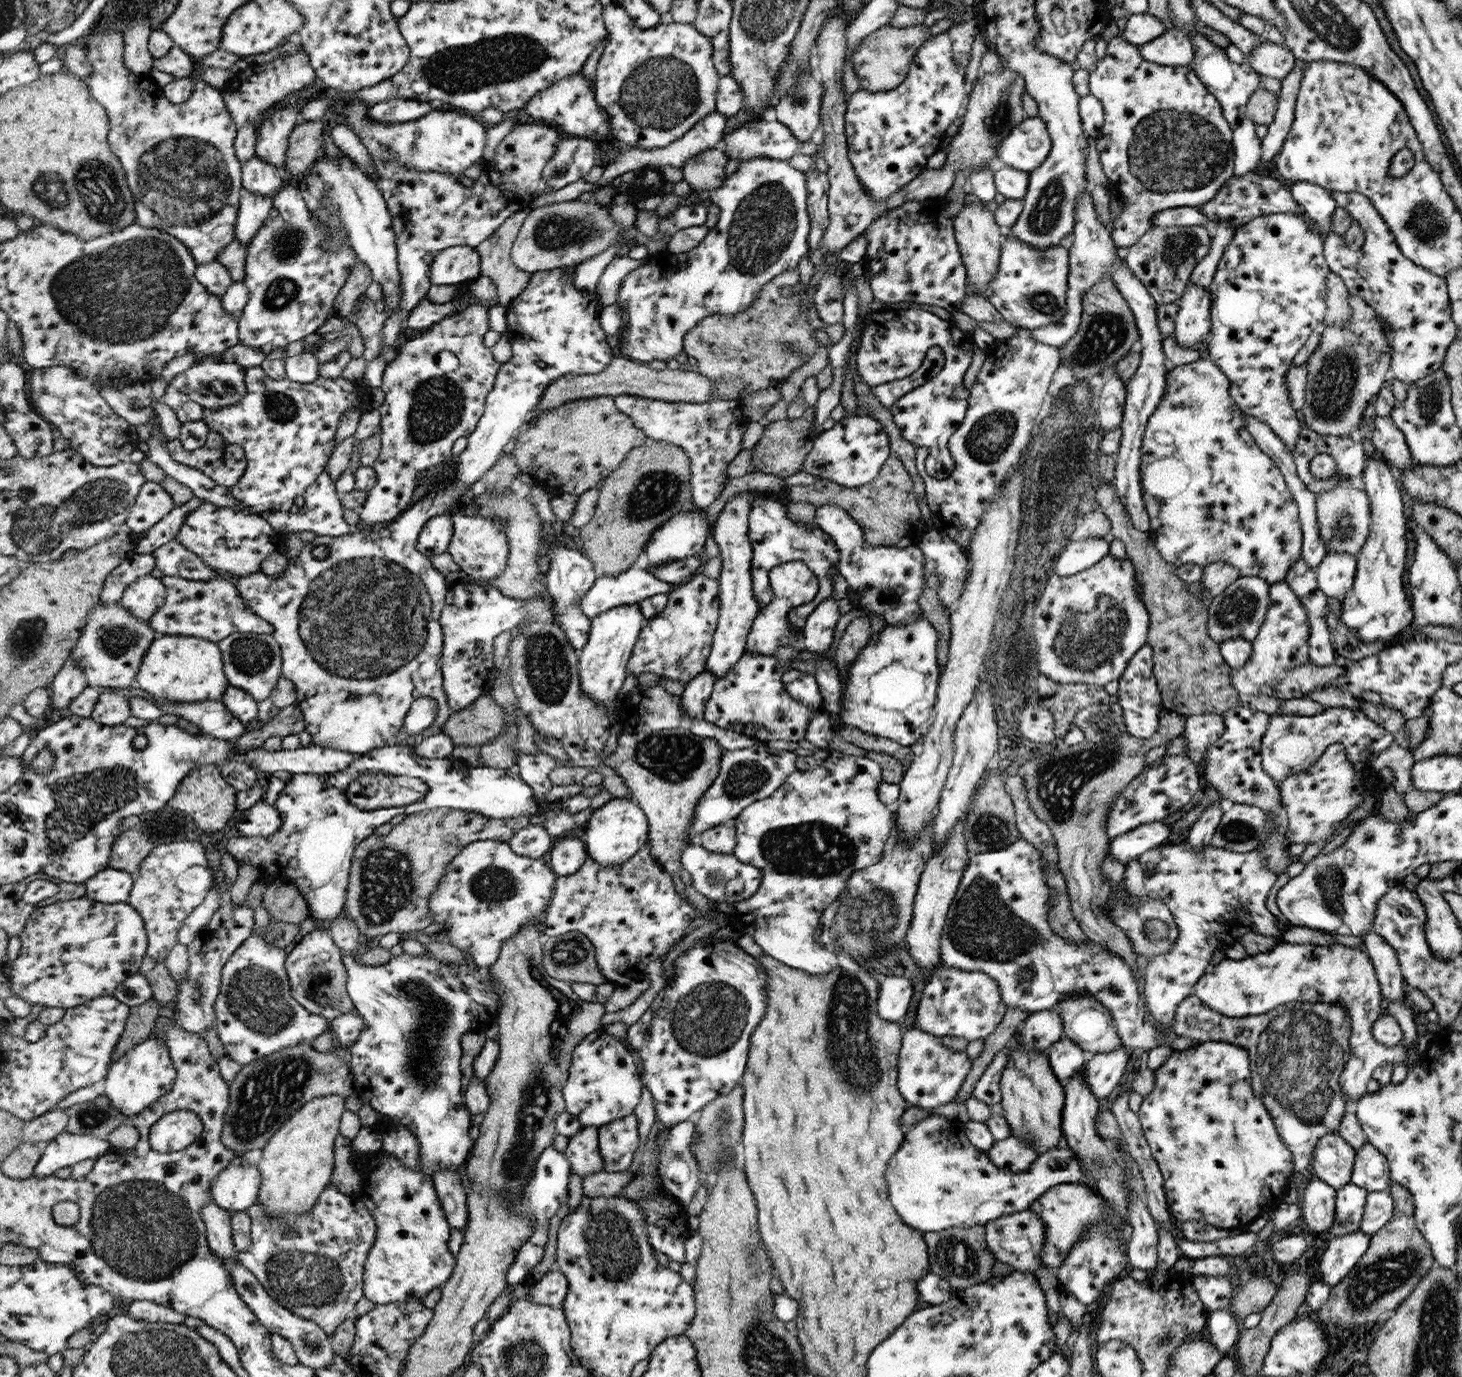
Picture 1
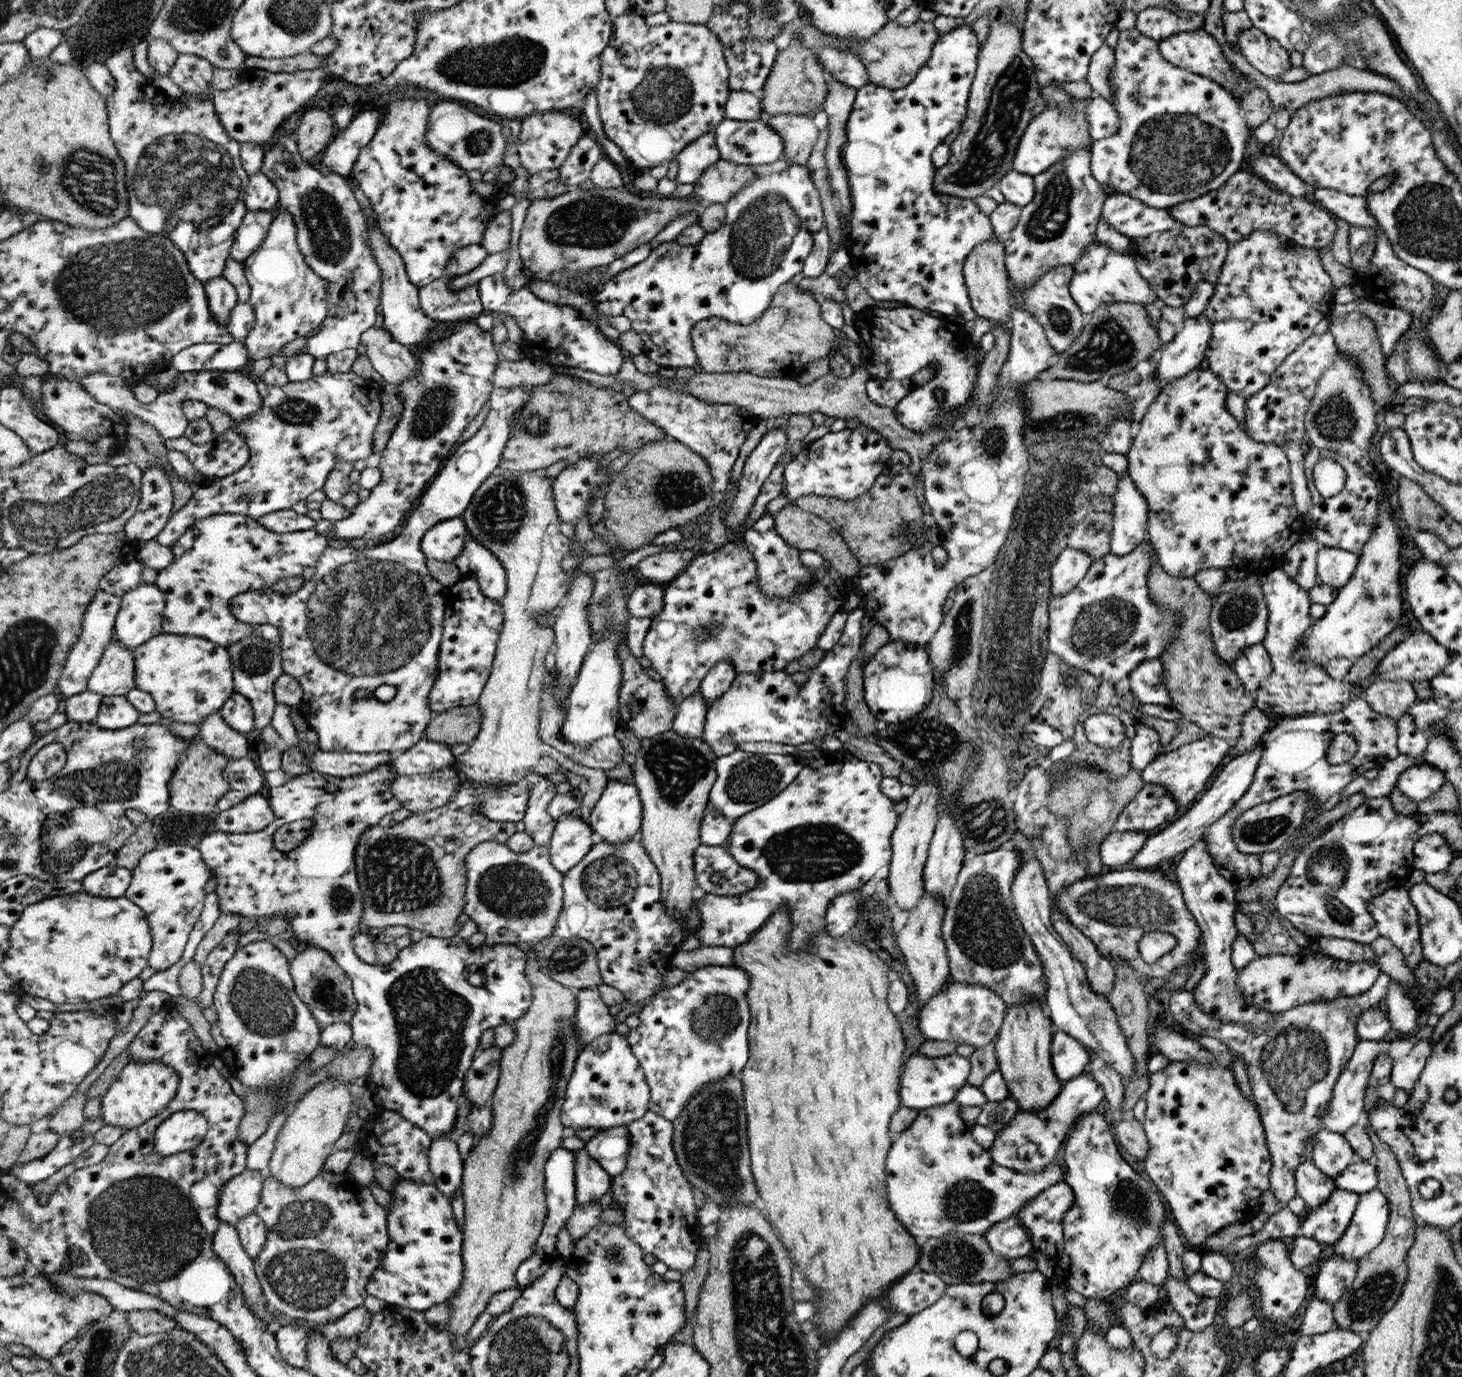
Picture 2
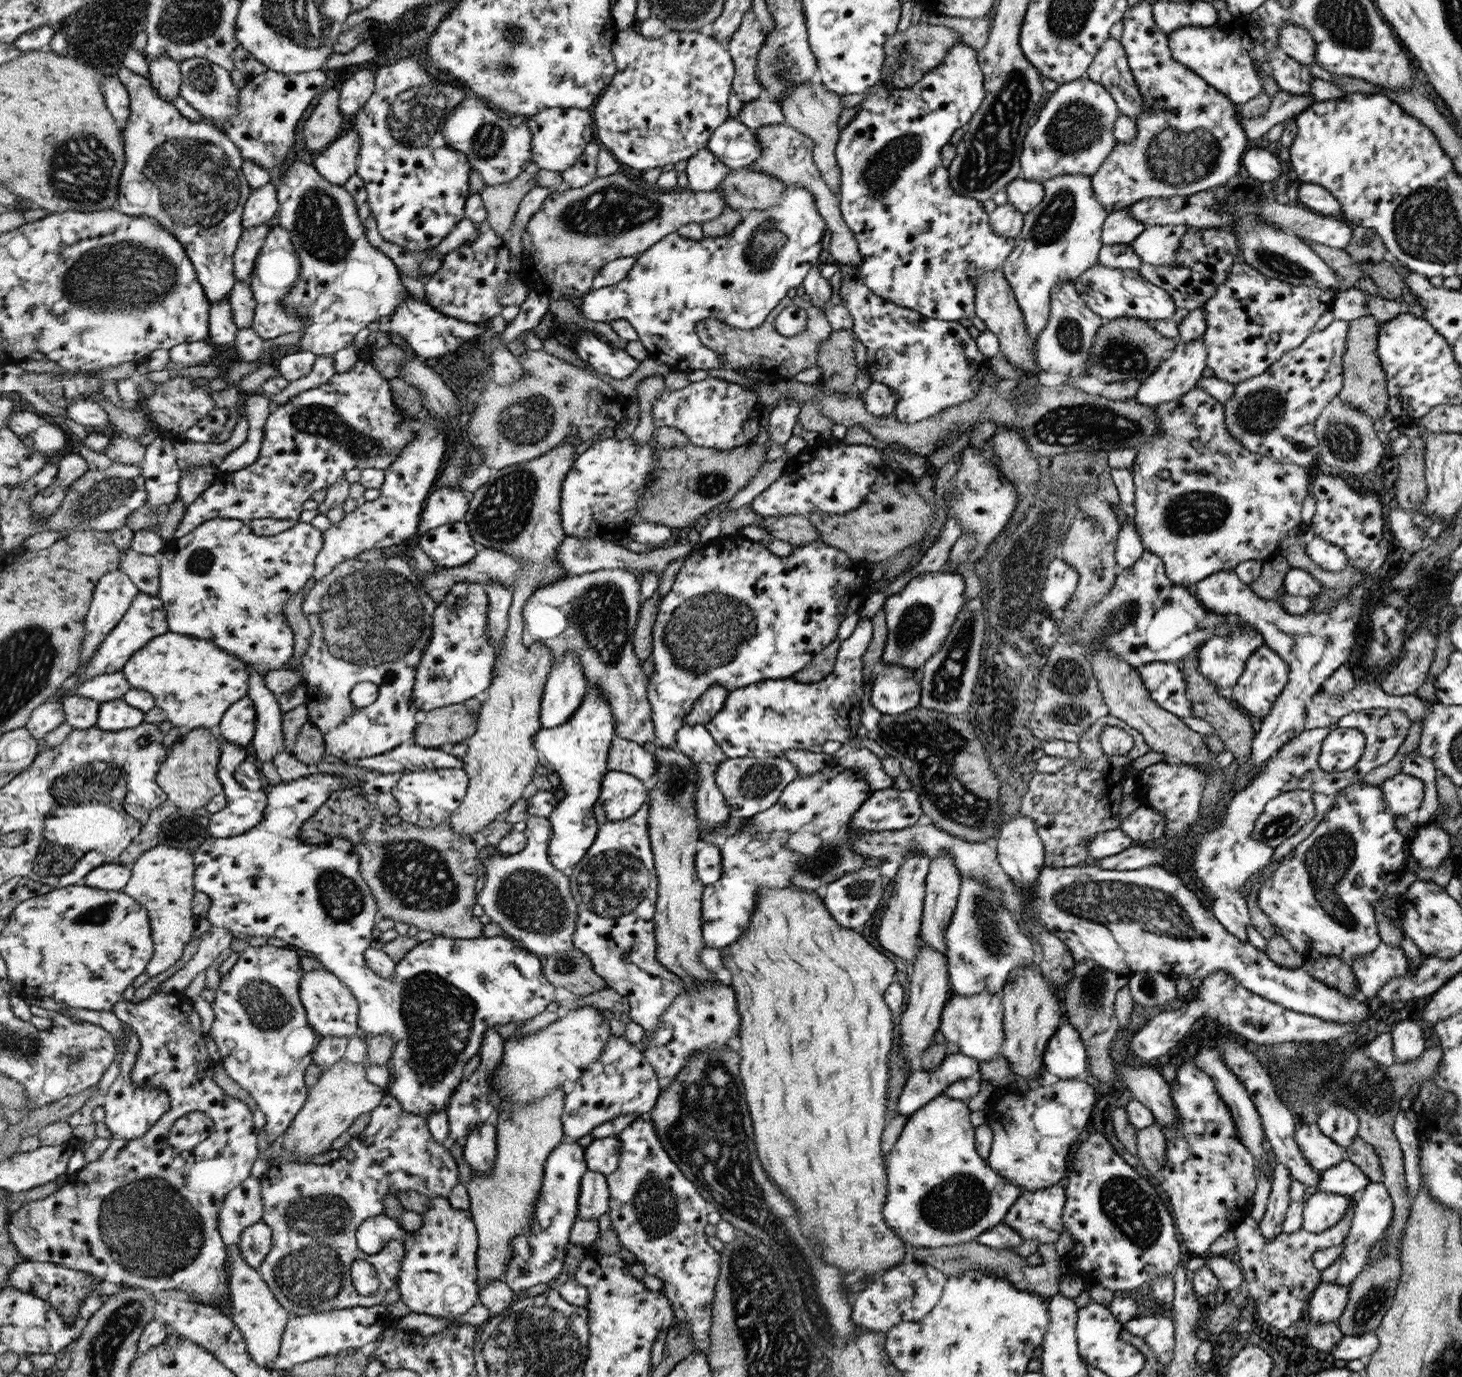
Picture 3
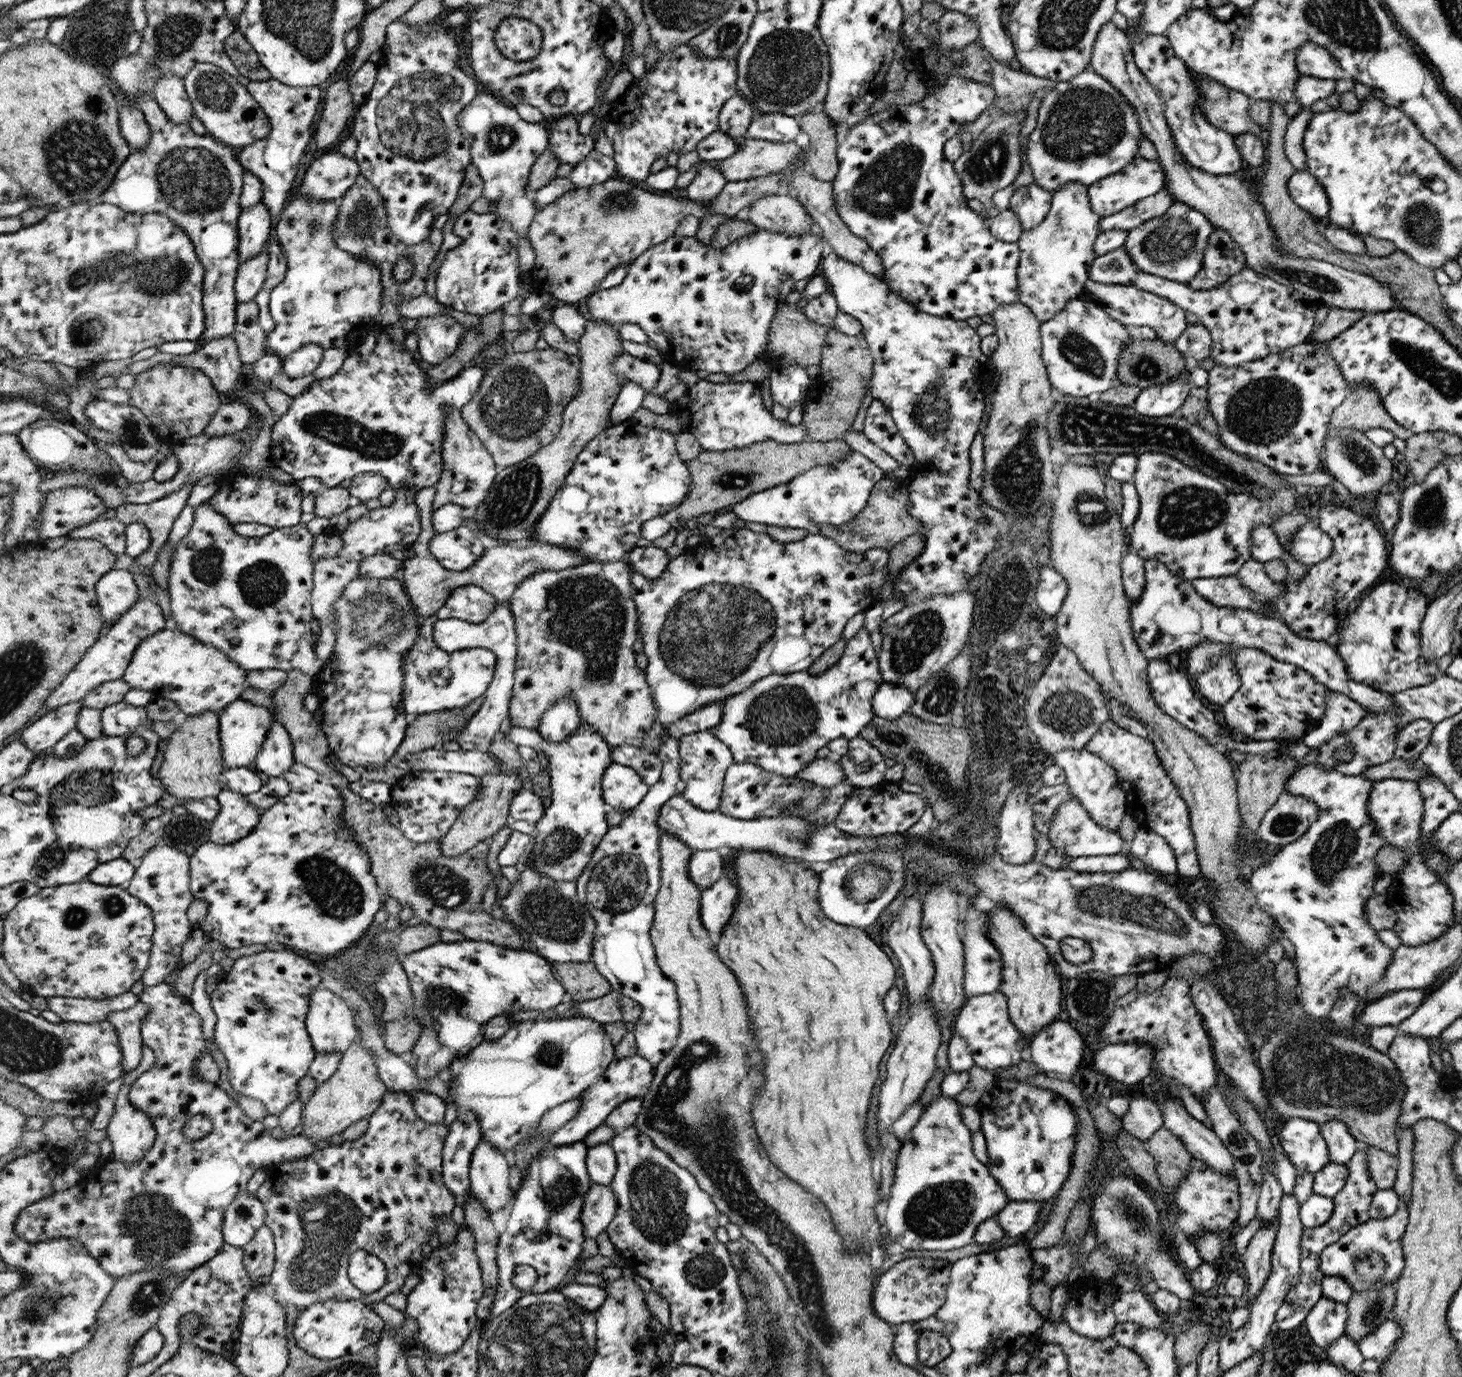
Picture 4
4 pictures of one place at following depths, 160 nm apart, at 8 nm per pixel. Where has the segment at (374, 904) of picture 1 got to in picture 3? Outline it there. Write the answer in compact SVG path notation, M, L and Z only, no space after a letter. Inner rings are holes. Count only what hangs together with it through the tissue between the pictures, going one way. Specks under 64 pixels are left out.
M344 788L330 794L326 804L322 804L316 814L304 822L298 836L302 842L309 845L321 844L334 837L346 838L353 843L361 861L361 874L365 877L365 882L369 884L380 907L380 912L377 913L379 921L381 918L390 918L394 922L413 924L420 930L430 930L436 937L473 939L483 936L482 930L484 930L484 925L472 914L472 906L476 904L474 886L478 882L476 874L478 848L480 850L486 846L496 848L510 832L513 832L513 825L506 822L503 817L491 822L480 832L468 836L457 834L450 822L443 822L436 828L422 828L412 822L404 821L392 825L365 796L359 795L354 789Z

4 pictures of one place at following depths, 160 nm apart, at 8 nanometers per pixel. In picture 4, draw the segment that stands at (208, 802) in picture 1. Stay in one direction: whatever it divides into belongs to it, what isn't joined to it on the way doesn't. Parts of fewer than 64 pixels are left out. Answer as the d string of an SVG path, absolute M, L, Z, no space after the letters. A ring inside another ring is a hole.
M210 711L183 717L179 721L177 732L169 740L165 761L160 769L160 778L169 788L169 792L182 801L217 797L222 790L218 774L224 770L223 753L220 752L221 738L218 738L218 716Z

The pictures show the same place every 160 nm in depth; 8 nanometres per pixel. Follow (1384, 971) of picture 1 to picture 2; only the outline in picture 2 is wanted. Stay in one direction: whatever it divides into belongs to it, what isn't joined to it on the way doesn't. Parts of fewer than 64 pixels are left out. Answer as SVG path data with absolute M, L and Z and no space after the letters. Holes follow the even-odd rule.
M1396 980L1391 982L1385 999L1392 1030L1398 1034L1412 1034L1416 1028L1416 1009L1412 1000L1406 997L1404 987Z

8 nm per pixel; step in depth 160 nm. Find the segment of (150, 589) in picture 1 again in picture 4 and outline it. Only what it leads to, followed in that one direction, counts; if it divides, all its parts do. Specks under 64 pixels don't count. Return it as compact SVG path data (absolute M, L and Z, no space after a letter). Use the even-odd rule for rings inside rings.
M142 599L135 606L122 616L115 626L105 631L101 640L89 650L89 653L82 660L81 665L77 667L66 678L66 681L57 688L52 698L48 700L48 704L44 706L41 714L48 711L56 710L61 706L66 706L74 702L84 700L93 690L105 685L111 681L125 679L130 664L135 658L138 649L141 649L148 638L154 637L154 634L161 633L170 627L169 621L164 616L164 610L160 604L152 602L149 599Z

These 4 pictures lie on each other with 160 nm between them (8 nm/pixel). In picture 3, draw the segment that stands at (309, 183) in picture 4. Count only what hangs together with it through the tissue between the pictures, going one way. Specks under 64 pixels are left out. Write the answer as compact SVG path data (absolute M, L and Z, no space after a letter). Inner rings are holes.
M350 126L333 145L322 150L322 154L314 160L313 166L330 183L344 187L349 178L357 174L361 144L362 139L358 139L356 129Z

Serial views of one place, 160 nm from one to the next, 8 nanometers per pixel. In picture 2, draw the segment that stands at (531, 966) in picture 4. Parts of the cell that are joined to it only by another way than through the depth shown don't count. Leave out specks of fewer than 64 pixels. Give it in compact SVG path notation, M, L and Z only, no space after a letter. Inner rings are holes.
M382 764L376 769L370 772L365 772L359 775L347 776L344 778L338 778L332 775L322 774L321 772L309 771L308 773L298 775L293 779L290 779L282 786L271 788L269 791L269 803L274 813L274 820L258 832L244 833L244 834L228 834L227 832L214 831L214 834L210 834L208 838L202 841L199 849L205 855L205 861L210 870L213 870L213 875L216 877L215 893L218 895L218 906L220 912L229 912L230 914L237 914L244 918L264 918L265 916L279 916L283 914L287 918L289 924L289 930L292 930L292 936L296 940L300 941L302 946L318 946L322 950L328 951L332 957L341 965L342 970L348 975L353 983L353 994L357 999L357 1012L356 1016L349 1023L353 1027L353 1040L351 1047L370 1049L374 1053L374 1062L369 1070L369 1080L374 1083L380 1083L380 1088L376 1088L376 1096L380 1100L380 1110L392 1110L396 1111L402 1118L408 1119L414 1126L421 1127L432 1140L436 1140L436 1137L446 1136L446 1132L450 1132L450 1128L454 1128L454 1120L456 1120L456 1112L458 1112L458 1096L462 1094L462 1080L464 1080L464 1074L468 1074L466 1070L470 1068L470 1064L473 1064L474 1052L478 1050L478 1044L480 1044L480 1036L484 1030L488 1028L496 1028L502 1026L502 1024L514 1023L519 1018L525 1016L529 1012L529 1008L533 1004L533 983L529 981L529 978L525 973L525 966L527 965L527 954L523 947L517 945L487 945L484 943L482 946L476 948L471 947L466 939L458 937L436 938L425 934L420 940L412 942L407 946L403 953L401 953L397 962L392 962L390 966L384 964L376 964L362 962L361 958L358 958L356 951L353 949L353 938L360 933L360 921L363 920L362 914L362 890L360 886L360 879L357 875L357 863L356 863L356 850L357 845L360 844L361 834L369 829L370 826L378 824L385 814L394 812L401 808L401 804L394 798L390 787L393 780L397 777L397 773L393 768L393 764ZM335 784L337 791L334 793L328 793L324 789L324 785ZM306 819L312 819L315 822L312 832L307 835L306 840L302 841L302 844L296 849L292 849L290 852L282 852L274 846L273 836L277 832L278 828L286 823L294 821L302 821Z

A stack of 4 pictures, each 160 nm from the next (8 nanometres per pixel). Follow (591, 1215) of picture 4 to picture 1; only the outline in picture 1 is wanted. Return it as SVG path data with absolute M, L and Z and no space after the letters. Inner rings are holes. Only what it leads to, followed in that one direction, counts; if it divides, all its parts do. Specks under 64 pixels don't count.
M583 1127L576 1136L569 1138L568 1147L564 1151L566 1159L573 1165L574 1174L578 1174L582 1179L603 1170L597 1129Z

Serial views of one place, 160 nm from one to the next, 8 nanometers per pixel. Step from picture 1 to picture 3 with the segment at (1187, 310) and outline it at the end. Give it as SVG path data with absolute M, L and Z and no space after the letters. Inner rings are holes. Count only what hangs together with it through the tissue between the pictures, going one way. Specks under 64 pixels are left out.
M1203 338L1191 340L1190 342L1180 342L1172 350L1170 356L1163 359L1162 364L1141 383L1137 390L1135 399L1144 406L1156 407L1165 402L1178 400L1183 394L1197 386L1197 382L1202 377L1202 370L1206 368L1207 350L1203 343Z

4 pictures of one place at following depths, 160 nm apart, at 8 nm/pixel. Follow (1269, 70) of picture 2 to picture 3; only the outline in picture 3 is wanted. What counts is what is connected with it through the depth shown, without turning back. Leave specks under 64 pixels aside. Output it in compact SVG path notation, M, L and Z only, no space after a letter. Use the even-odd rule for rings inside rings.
M1278 45L1270 51L1268 63L1281 90L1296 96L1311 92L1313 75L1308 67L1290 58Z

